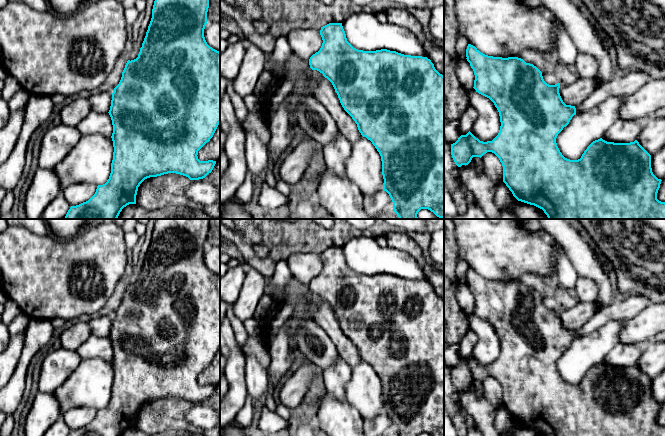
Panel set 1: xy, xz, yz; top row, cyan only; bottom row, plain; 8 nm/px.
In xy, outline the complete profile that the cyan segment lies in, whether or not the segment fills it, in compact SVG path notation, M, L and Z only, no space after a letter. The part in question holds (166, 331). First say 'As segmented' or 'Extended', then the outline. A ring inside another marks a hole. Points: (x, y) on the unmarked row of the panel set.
Extended. M156 219L152 233L152 242L138 281L134 284L127 285L122 296L121 304L114 312L112 318L108 315L100 315L91 319L88 323L92 335L108 337L112 344L113 357L111 362L114 376L109 403L105 408L97 410L95 418L88 425L71 430L68 436L121 436L127 429L136 428L138 411L147 402L176 397L186 400L190 404L199 404L211 397L216 385L200 385L197 380L198 375L210 365L220 348L220 276L210 271L204 261L204 253L208 246L208 232L209 219Z

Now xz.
Extended. M329 247L321 251L320 259L323 267L320 274L309 283L312 295L307 300L313 311L314 320L331 338L339 356L348 363L351 370L362 361L366 361L375 370L382 385L383 414L389 418L394 436L419 436L421 433L444 436L444 300L435 293L427 281L404 279L387 273L363 275L354 272L347 265L342 247Z

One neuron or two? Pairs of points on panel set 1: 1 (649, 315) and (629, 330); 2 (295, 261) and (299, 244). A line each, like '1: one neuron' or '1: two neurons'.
1: one neuron
2: two neurons

